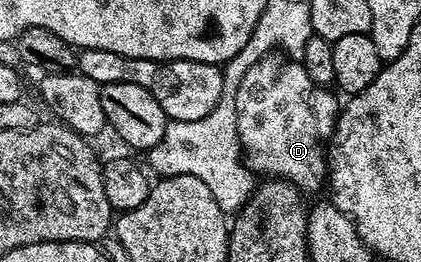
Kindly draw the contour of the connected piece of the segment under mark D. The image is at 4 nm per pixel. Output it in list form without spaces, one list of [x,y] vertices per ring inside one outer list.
[[[265,56],[253,64],[249,72],[245,72],[235,97],[239,143],[243,146],[247,167],[256,175],[281,178],[310,196],[322,186],[324,189],[329,178],[329,143],[331,135],[335,133],[341,102],[330,94],[332,91],[328,87],[316,84],[302,64],[295,60],[287,61],[291,62],[278,62],[275,56]]]

